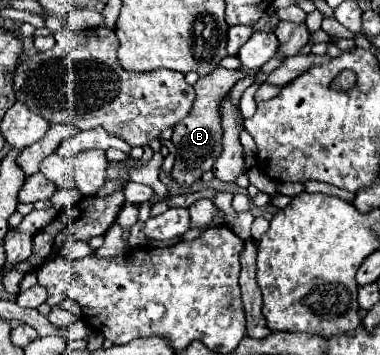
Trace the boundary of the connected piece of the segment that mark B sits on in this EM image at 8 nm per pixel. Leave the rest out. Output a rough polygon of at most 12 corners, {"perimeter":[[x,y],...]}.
{"perimeter":[[216,68],[174,126],[172,178],[188,188],[222,152],[220,100],[244,78]]}

